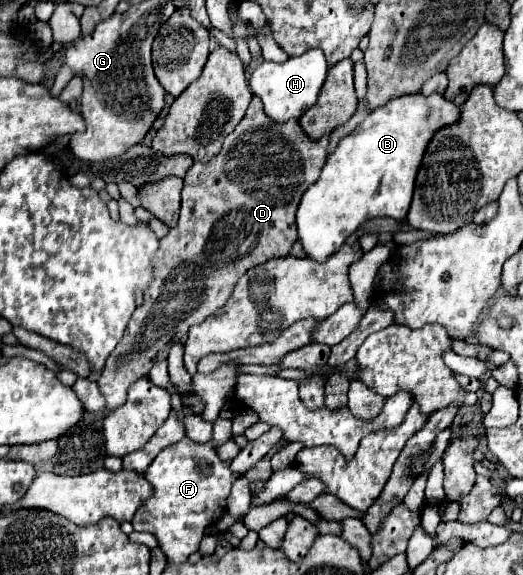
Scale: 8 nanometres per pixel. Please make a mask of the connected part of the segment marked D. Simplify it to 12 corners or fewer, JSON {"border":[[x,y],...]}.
{"border":[[253,96],[189,168],[153,282],[109,354],[125,404],[249,268],[287,256],[329,136]]}

